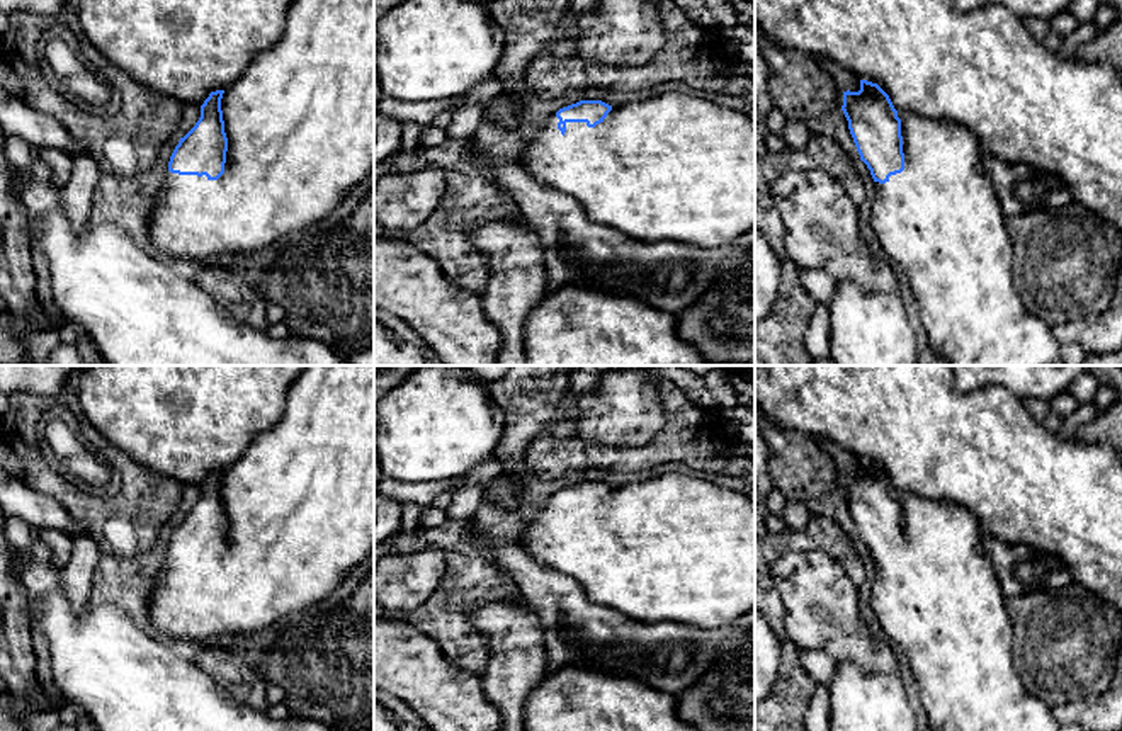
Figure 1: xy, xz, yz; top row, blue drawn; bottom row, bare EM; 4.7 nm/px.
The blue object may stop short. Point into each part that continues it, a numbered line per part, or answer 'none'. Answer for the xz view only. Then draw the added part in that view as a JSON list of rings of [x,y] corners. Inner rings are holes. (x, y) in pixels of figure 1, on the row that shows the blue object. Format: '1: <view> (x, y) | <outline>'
1: xz (675, 167) | [[[668,92],[612,107],[607,117],[595,128],[588,128],[586,122],[566,122],[566,133],[563,134],[558,129],[558,122],[559,119],[554,112],[525,144],[518,162],[539,184],[575,197],[590,221],[610,226],[643,243],[672,240],[700,248],[717,248],[728,243],[734,243],[743,233],[755,226],[755,122],[746,114],[724,107],[719,102],[709,99],[692,97],[680,92]]]

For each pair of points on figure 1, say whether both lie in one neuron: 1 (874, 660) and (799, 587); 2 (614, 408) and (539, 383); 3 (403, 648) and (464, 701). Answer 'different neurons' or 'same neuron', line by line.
1: same neuron
2: same neuron
3: same neuron

